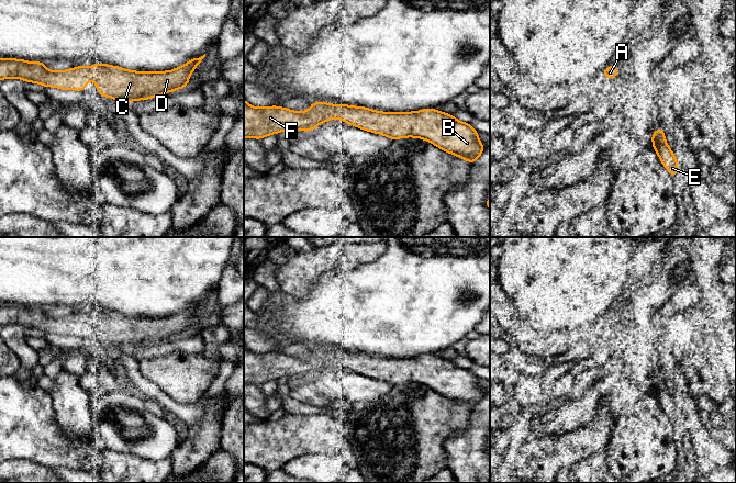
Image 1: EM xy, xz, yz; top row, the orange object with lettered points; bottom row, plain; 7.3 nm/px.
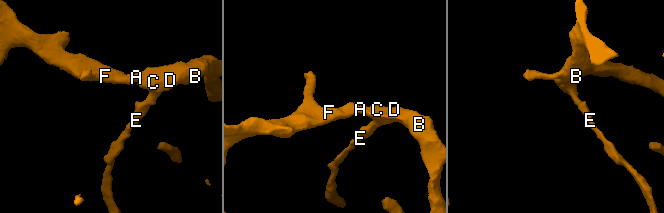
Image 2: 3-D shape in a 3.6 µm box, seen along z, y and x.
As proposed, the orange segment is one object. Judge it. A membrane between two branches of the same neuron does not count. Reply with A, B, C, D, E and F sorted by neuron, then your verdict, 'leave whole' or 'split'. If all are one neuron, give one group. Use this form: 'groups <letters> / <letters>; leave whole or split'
groups A B C D E F; leave whole

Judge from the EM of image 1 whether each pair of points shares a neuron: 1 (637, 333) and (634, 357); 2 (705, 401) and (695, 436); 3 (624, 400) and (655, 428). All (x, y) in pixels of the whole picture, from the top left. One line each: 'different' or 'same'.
1: same
2: different
3: different

